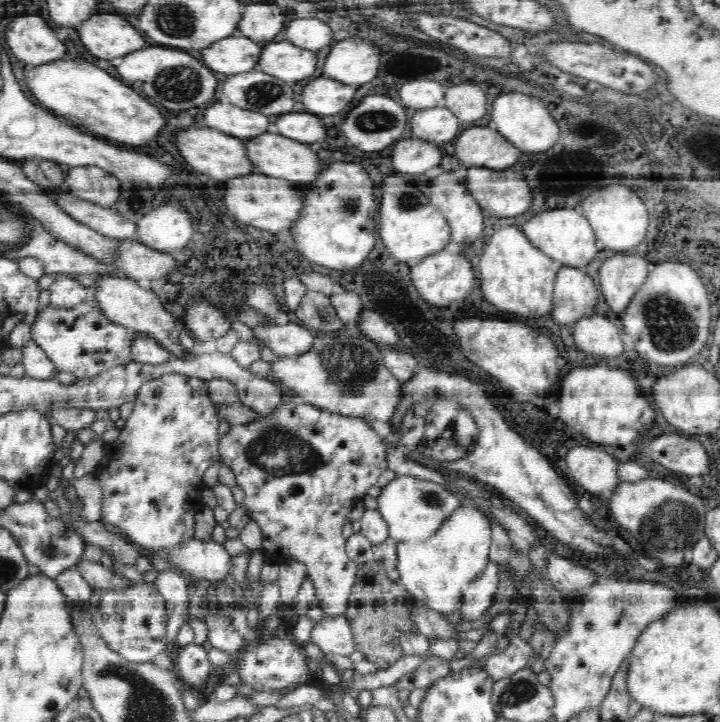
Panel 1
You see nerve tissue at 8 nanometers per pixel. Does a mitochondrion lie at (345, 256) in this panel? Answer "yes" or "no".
no

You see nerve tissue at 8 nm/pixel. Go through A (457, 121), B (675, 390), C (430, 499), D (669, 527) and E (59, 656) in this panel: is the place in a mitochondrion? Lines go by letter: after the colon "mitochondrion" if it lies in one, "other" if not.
A: other
B: other
C: mitochondrion
D: mitochondrion
E: other

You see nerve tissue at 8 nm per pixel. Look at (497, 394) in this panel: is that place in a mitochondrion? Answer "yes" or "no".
no

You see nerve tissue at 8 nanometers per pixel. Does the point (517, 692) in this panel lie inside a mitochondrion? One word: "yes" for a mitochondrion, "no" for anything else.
yes

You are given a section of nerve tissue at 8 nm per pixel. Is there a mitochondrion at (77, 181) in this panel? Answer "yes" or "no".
no

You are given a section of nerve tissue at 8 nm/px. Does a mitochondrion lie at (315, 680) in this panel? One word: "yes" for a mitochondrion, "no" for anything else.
no

